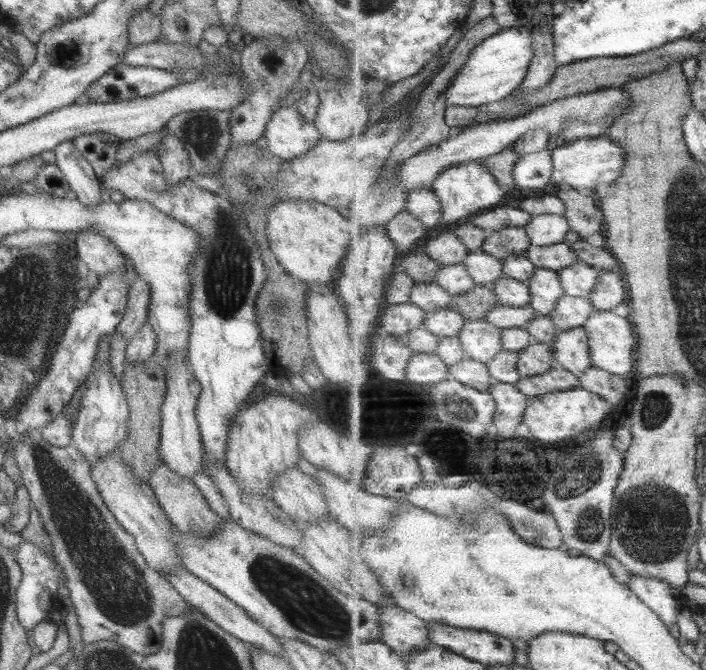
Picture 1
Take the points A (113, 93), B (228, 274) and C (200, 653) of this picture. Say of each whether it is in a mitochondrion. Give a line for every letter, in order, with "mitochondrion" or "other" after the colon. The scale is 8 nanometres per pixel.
A: other
B: mitochondrion
C: mitochondrion

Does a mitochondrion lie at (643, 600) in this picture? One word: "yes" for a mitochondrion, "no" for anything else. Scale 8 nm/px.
no

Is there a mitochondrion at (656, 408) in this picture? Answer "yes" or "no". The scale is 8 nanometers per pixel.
yes

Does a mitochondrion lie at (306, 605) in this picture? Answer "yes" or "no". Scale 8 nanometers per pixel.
yes

